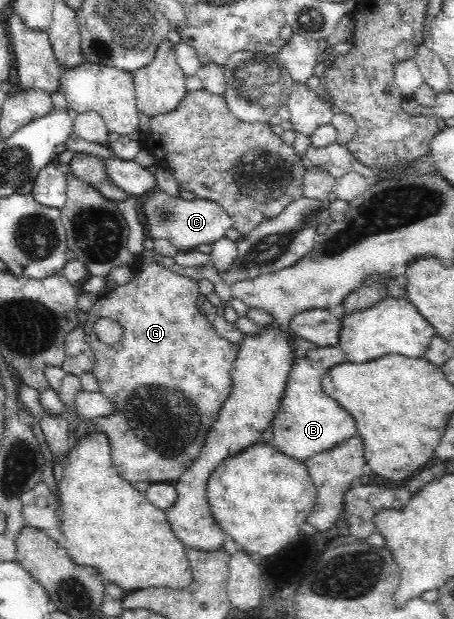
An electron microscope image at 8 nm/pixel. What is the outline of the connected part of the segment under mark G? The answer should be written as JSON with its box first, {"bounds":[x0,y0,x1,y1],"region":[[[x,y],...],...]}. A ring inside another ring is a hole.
{"bounds":[82,259,238,484],"region":[[[144,259],[136,261],[131,265],[134,275],[128,283],[122,285],[122,287],[115,288],[112,291],[106,292],[102,297],[98,297],[97,302],[93,304],[89,311],[87,311],[86,322],[82,324],[82,328],[85,333],[85,340],[88,345],[91,345],[91,350],[95,355],[95,364],[93,365],[92,372],[96,377],[99,385],[99,392],[108,398],[112,405],[112,413],[105,415],[104,417],[95,417],[91,419],[92,428],[95,431],[101,431],[108,439],[111,447],[111,460],[118,472],[118,475],[122,476],[130,484],[138,483],[138,481],[149,482],[150,484],[158,483],[174,483],[190,465],[196,459],[198,459],[202,445],[205,442],[206,434],[212,427],[214,420],[218,417],[218,412],[222,407],[222,404],[227,400],[230,395],[233,381],[231,380],[231,371],[233,370],[234,362],[237,361],[238,345],[234,345],[228,342],[224,337],[220,336],[216,331],[216,328],[208,323],[206,316],[198,311],[196,308],[196,300],[200,297],[200,291],[198,287],[198,281],[188,277],[176,274],[163,266],[160,266],[156,262]],[[107,317],[112,321],[115,321],[122,328],[123,336],[119,345],[116,347],[110,347],[102,345],[95,335],[92,333],[94,325],[98,319]]]}

